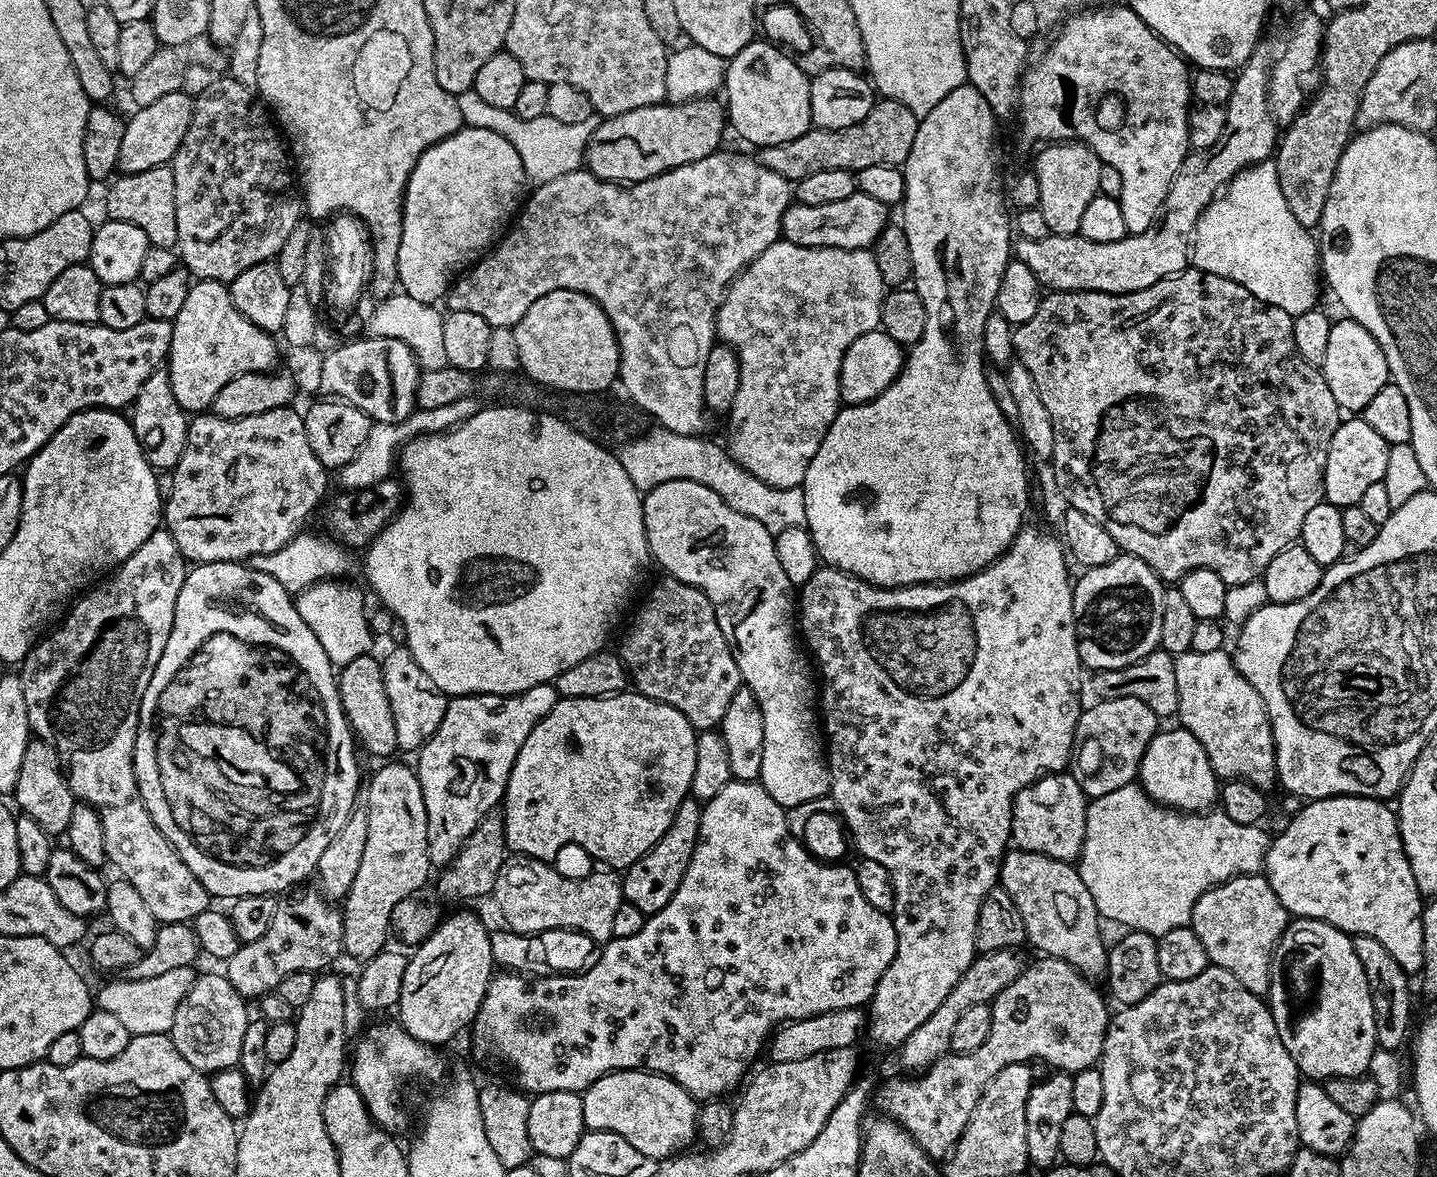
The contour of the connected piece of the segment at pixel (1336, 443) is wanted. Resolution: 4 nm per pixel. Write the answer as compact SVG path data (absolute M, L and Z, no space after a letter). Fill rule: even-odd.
M1362 418L1348 419L1334 430L1334 438L1330 438L1324 467L1324 500L1339 509L1359 505L1365 490L1374 486L1374 482L1383 480L1390 447L1386 438L1377 434Z

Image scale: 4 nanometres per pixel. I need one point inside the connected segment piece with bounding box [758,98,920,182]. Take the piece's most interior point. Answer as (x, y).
(884, 137)

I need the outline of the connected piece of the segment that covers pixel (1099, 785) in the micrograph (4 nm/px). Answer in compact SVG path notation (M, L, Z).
M1110 698L1096 700L1085 707L1076 723L1076 738L1074 741L1074 763L1070 771L1078 786L1084 791L1085 797L1095 798L1102 794L1110 794L1118 790L1118 786L1133 783L1139 777L1140 763L1146 754L1146 746L1156 736L1158 718L1154 710L1146 702L1138 702L1138 698Z

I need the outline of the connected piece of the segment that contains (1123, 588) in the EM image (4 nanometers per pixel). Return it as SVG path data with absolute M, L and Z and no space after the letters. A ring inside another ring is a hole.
M1121 554L1106 566L1079 574L1080 581L1072 584L1072 601L1076 607L1076 645L1085 669L1130 666L1160 648L1165 585L1146 562Z

